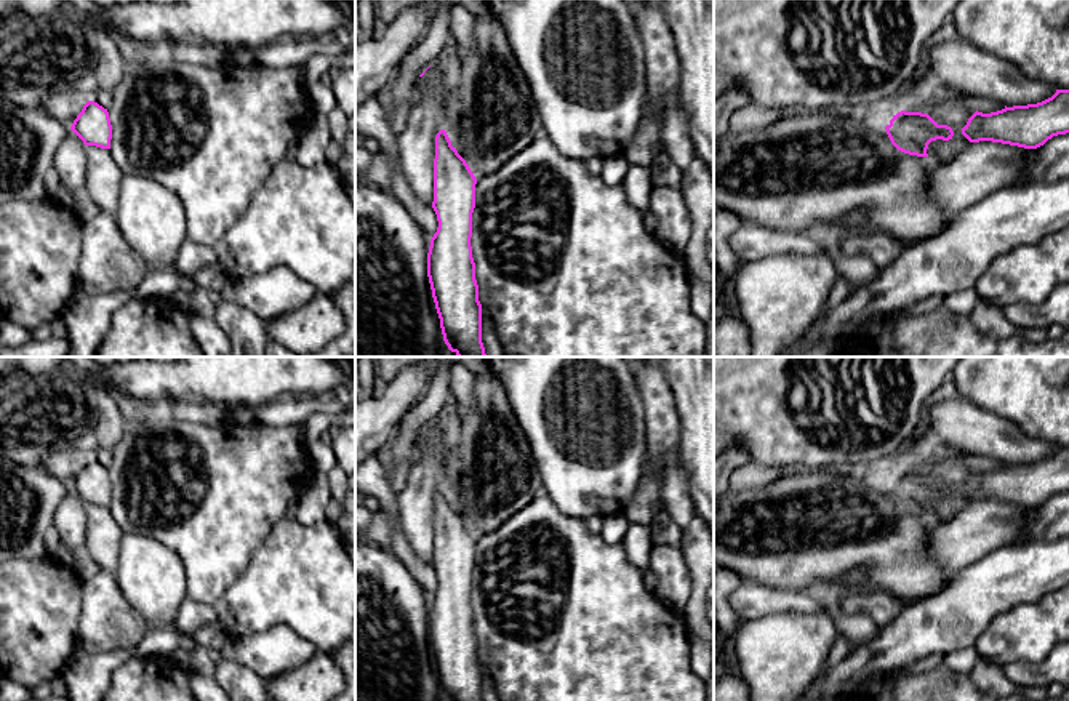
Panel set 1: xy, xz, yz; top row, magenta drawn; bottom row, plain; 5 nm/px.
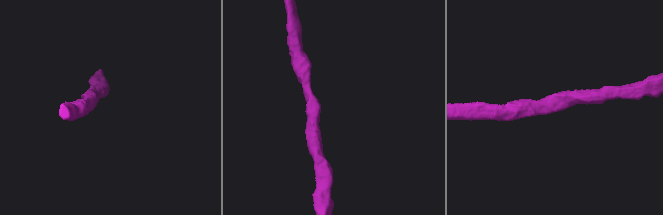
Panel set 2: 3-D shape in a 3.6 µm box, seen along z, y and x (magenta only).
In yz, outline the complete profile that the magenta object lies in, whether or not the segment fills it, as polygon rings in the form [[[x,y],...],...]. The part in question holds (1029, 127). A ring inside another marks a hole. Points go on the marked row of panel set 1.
[[[1069,90],[1037,104],[1003,107],[983,114],[975,112],[962,134],[970,142],[992,141],[1024,149],[1037,149],[1058,134],[1069,133]]]

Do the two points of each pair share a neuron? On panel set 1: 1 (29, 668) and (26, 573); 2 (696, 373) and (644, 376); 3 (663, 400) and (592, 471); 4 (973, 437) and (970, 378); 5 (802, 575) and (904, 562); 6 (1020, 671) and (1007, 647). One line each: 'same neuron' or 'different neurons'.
1: same neuron
2: different neurons
3: different neurons
4: different neurons
5: same neuron
6: different neurons

